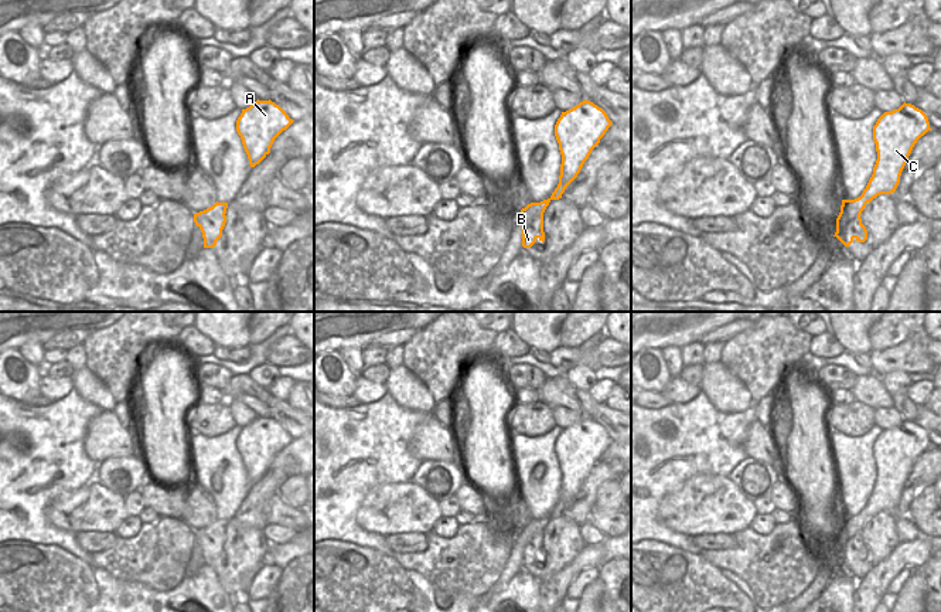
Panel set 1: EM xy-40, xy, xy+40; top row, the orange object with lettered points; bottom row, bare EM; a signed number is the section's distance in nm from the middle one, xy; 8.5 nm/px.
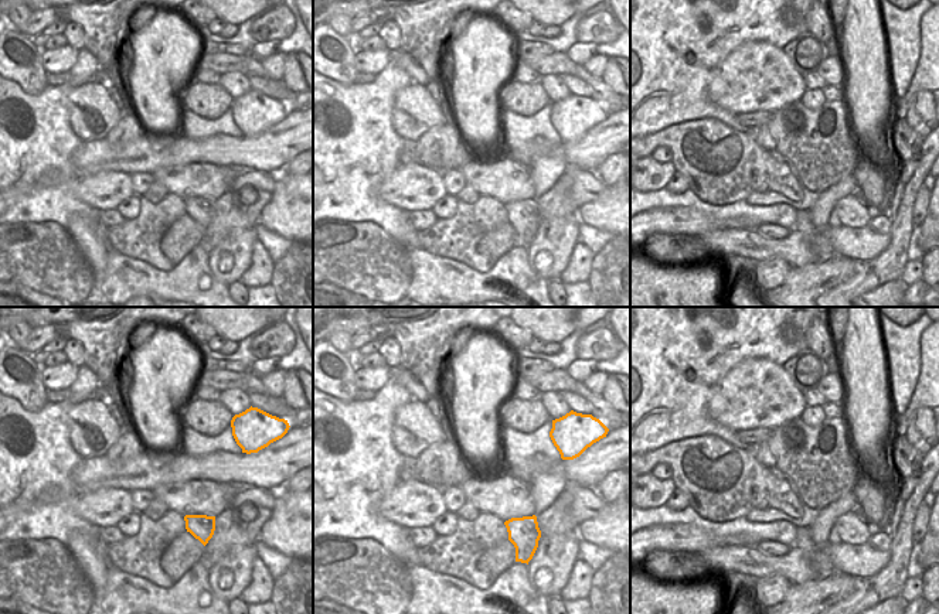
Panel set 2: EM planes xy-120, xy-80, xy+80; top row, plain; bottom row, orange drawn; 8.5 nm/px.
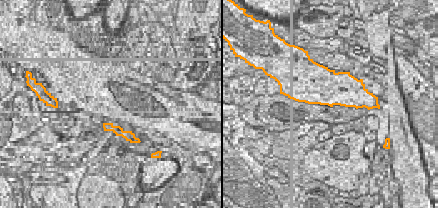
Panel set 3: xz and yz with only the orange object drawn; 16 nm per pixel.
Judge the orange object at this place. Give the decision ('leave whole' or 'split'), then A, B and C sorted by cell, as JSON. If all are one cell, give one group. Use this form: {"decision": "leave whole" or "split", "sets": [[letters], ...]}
{"decision": "split", "sets": [["A", "C"], ["B"]]}

